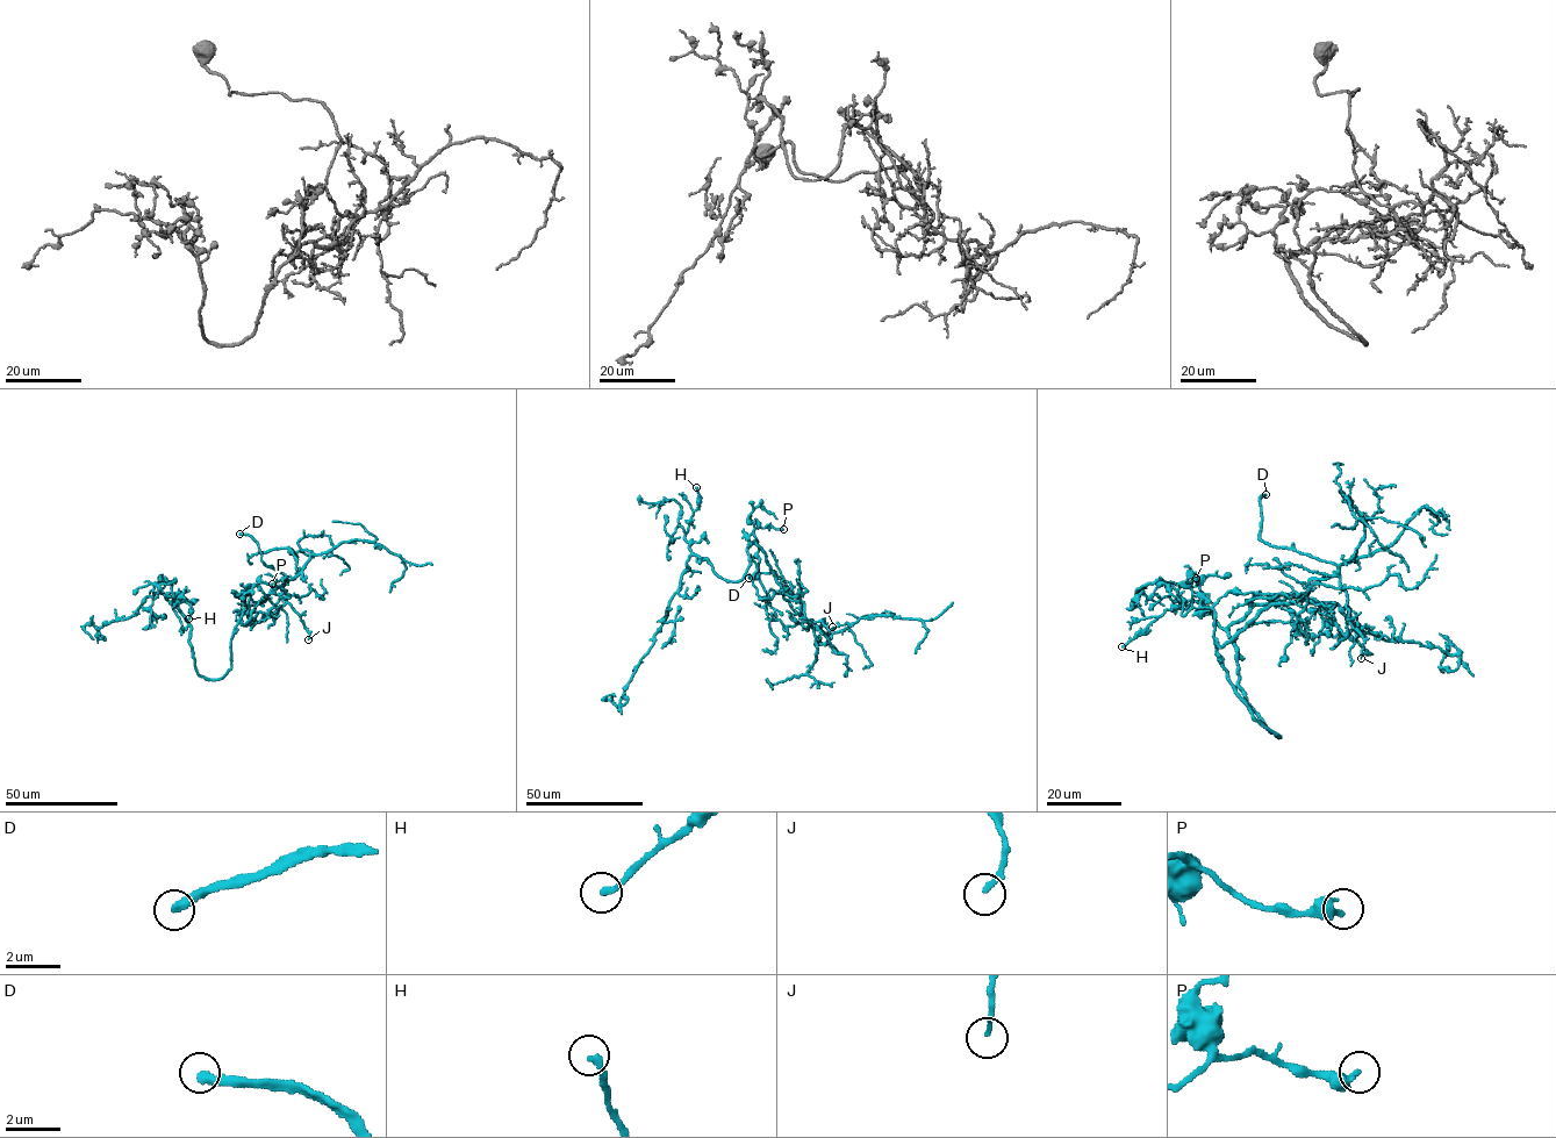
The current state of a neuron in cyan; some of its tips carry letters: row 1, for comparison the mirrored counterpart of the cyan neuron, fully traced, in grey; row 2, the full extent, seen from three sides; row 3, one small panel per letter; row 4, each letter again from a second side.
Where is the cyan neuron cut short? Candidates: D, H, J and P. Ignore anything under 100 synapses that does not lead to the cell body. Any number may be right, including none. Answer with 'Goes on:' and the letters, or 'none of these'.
Goes on: D

